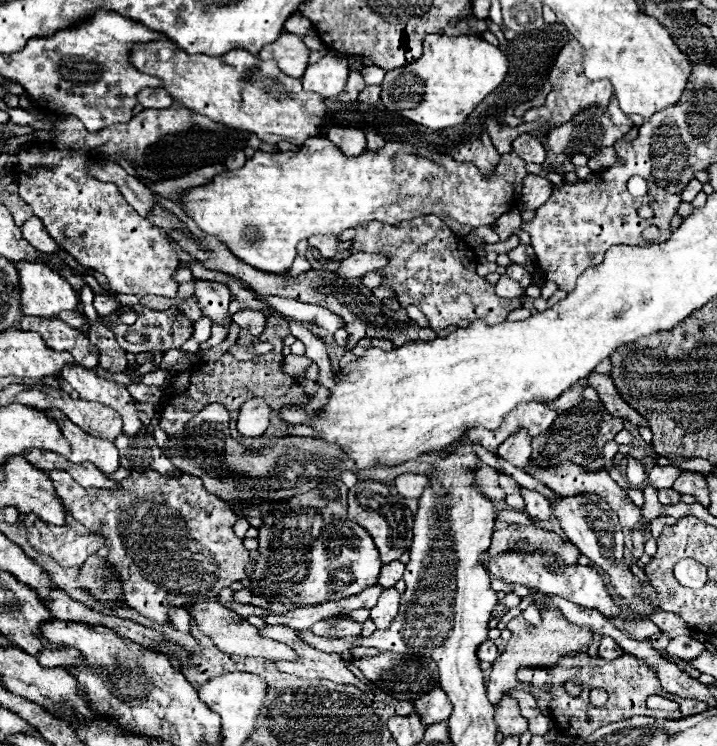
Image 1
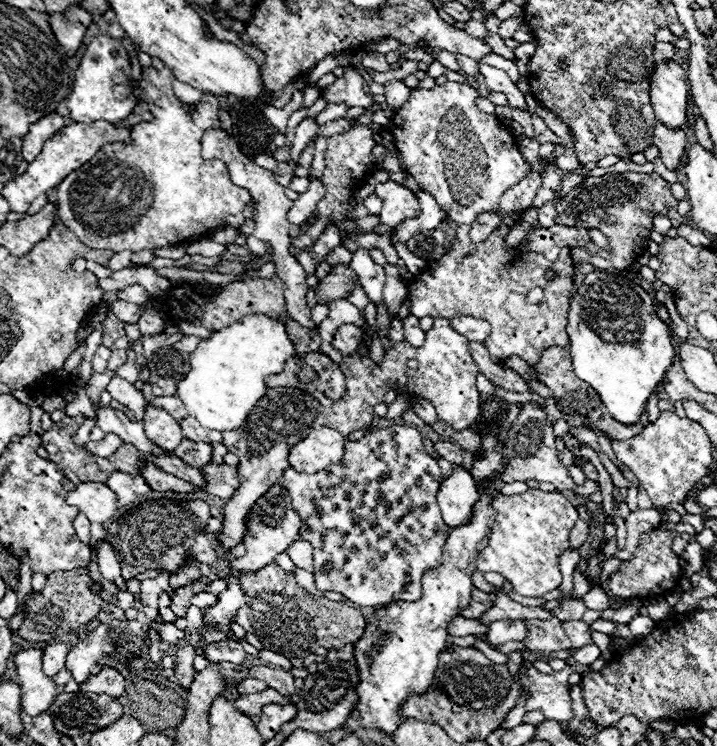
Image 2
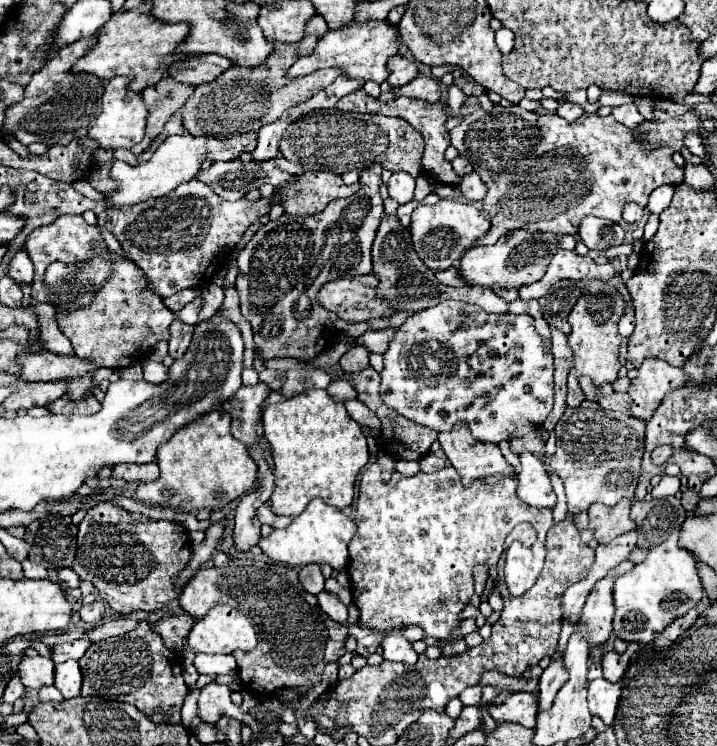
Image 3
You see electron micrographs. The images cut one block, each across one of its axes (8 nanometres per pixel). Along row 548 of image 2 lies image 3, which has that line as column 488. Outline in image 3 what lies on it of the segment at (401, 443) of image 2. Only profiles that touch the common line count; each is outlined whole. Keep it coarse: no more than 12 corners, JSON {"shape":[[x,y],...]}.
{"shape":[[444,300],[384,354],[380,396],[480,442],[538,430],[554,364],[528,314]]}

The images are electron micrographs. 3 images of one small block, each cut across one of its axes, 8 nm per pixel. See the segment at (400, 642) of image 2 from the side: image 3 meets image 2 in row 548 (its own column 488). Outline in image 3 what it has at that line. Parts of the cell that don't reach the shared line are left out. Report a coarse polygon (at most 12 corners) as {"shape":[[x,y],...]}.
{"shape":[[466,424],[438,442],[464,484],[514,476],[500,448],[474,440]]}

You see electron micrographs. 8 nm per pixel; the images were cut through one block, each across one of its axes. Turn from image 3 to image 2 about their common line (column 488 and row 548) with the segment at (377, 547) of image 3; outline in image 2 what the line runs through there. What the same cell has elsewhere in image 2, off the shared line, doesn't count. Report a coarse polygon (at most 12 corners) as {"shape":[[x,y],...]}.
{"shape":[[560,490],[498,494],[480,572],[544,596],[578,510]]}

